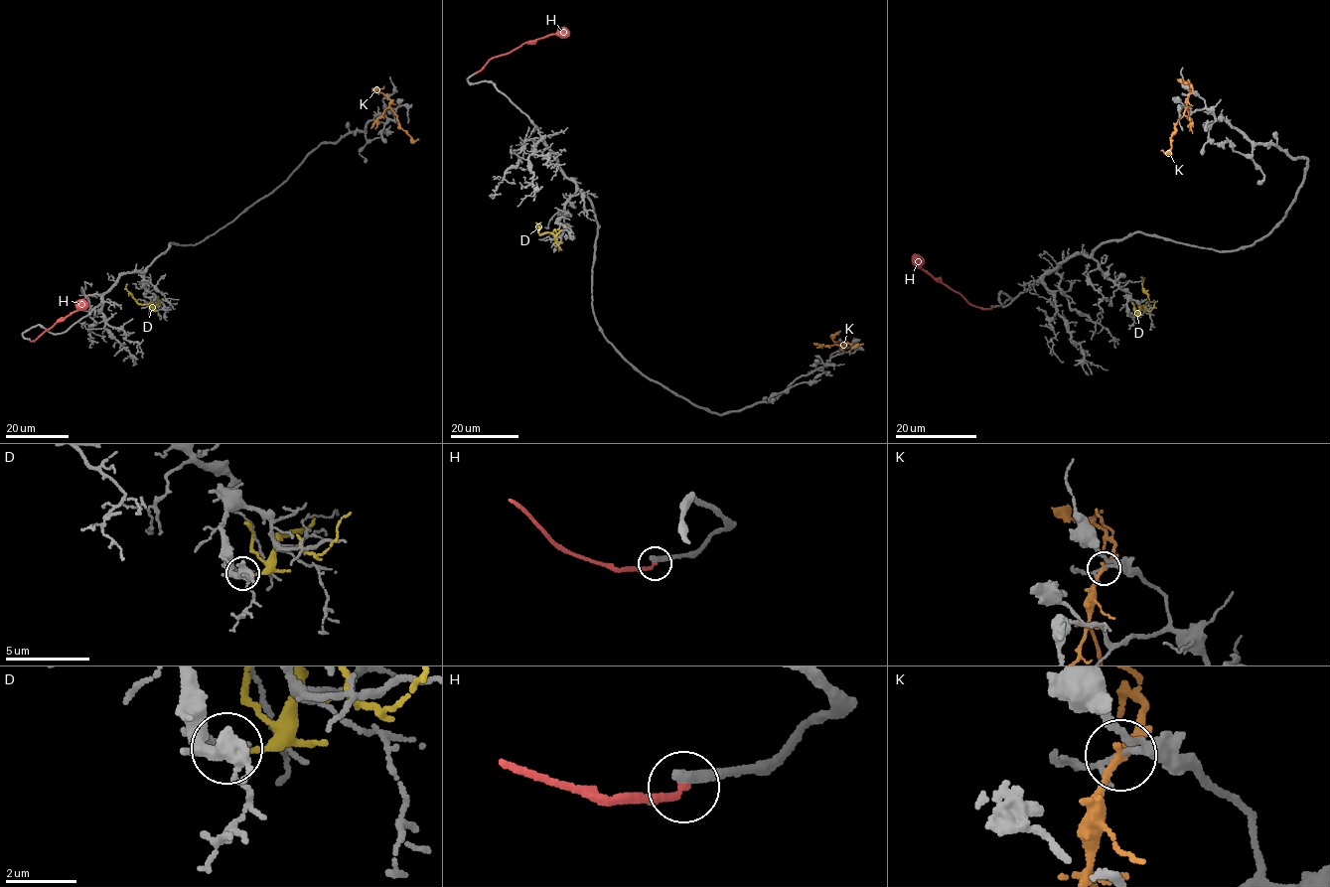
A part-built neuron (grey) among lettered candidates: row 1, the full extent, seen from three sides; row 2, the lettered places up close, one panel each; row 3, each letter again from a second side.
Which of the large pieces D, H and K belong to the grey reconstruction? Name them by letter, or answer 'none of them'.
none of them

